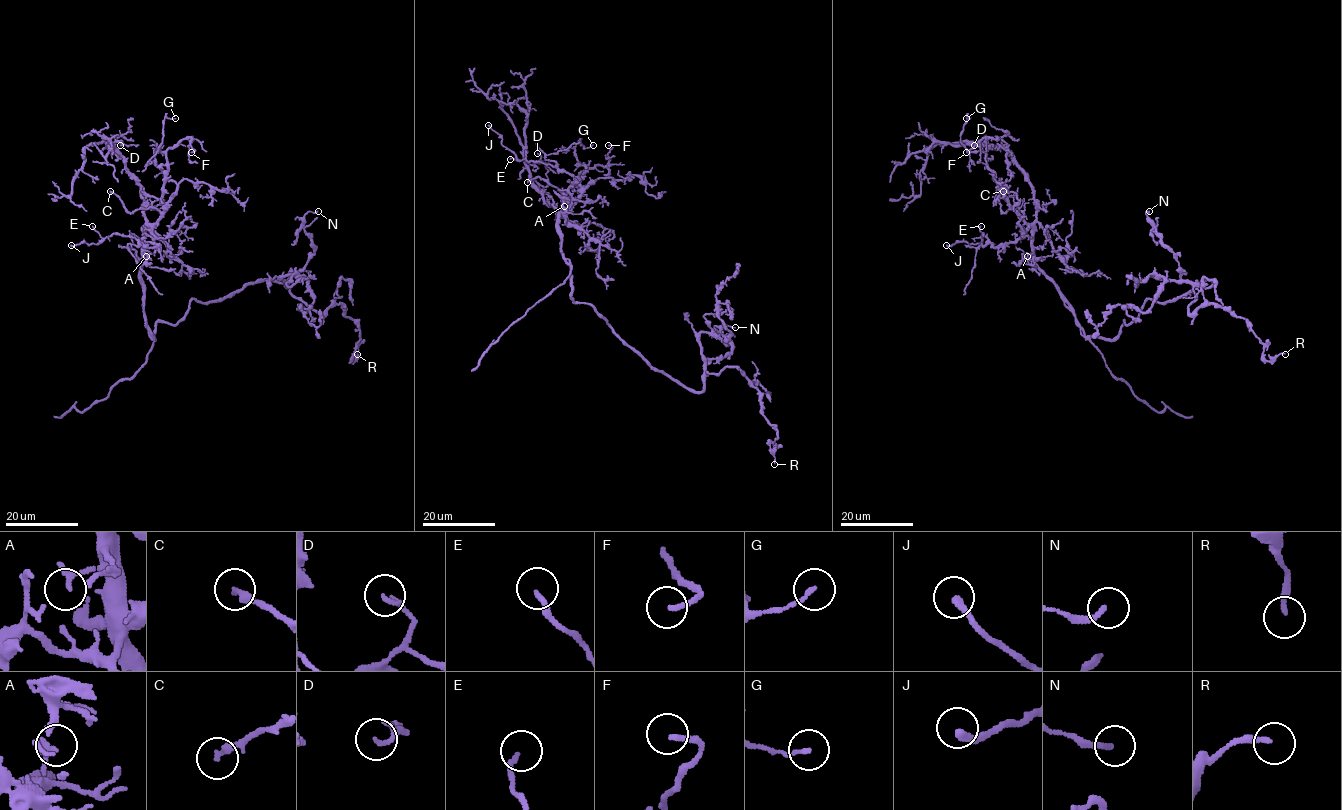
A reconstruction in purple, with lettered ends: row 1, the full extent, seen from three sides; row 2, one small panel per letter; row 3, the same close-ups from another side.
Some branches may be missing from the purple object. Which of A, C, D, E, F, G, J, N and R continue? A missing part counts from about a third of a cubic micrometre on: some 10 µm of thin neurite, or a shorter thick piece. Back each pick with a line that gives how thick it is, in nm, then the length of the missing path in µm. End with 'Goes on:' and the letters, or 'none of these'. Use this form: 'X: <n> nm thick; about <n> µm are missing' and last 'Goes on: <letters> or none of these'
Goes on: none of these

